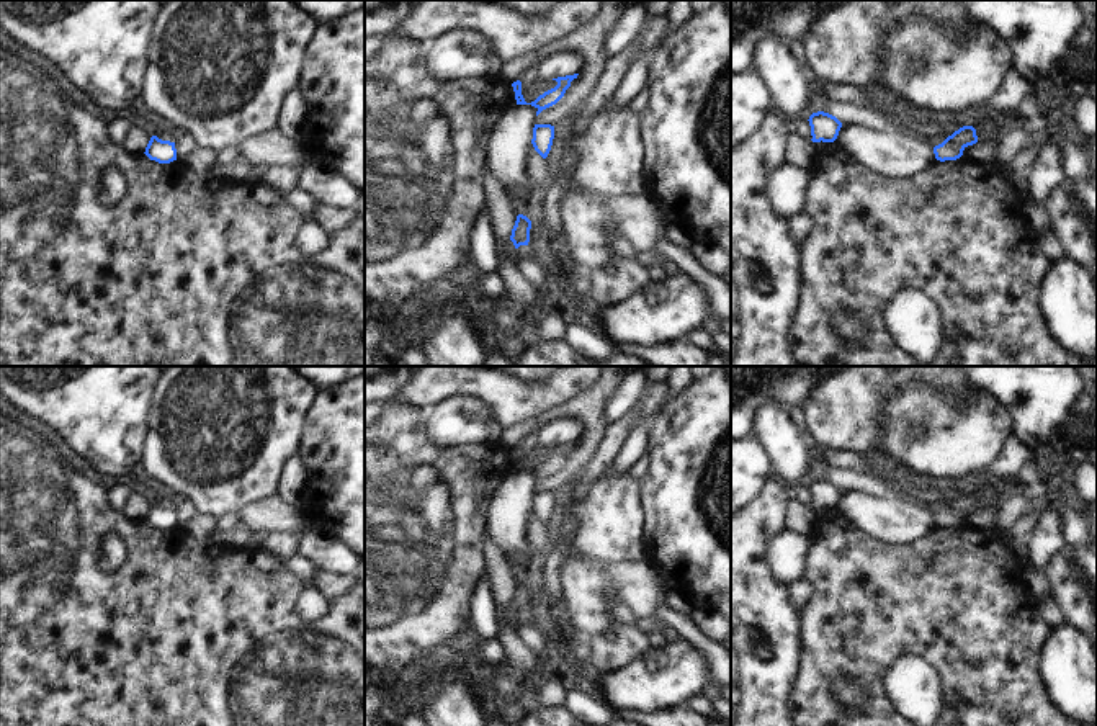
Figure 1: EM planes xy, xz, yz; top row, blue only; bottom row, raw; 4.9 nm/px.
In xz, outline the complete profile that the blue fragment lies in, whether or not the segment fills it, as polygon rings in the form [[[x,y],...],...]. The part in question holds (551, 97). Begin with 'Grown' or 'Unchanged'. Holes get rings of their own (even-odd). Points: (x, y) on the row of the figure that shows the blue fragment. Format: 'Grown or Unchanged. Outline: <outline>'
Unchanged. Outline: [[[579,74],[553,78],[553,80],[557,82],[557,85],[554,88],[544,92],[543,95],[540,95],[531,103],[525,101],[525,98],[522,95],[522,82],[517,80],[517,82],[512,83],[513,92],[515,92],[517,105],[531,105],[531,106],[535,106],[538,110],[536,111],[536,116],[538,116],[543,110],[556,105],[564,96],[566,90],[571,87],[571,82],[574,78],[577,78],[577,75]]]

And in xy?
Unchanged. Outline: [[[157,136],[150,137],[144,154],[150,160],[155,160],[159,164],[170,164],[170,162],[177,160],[175,142],[162,141]]]

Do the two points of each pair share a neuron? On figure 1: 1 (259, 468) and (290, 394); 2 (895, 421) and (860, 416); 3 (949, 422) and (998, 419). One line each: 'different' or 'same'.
1: same
2: different
3: same

